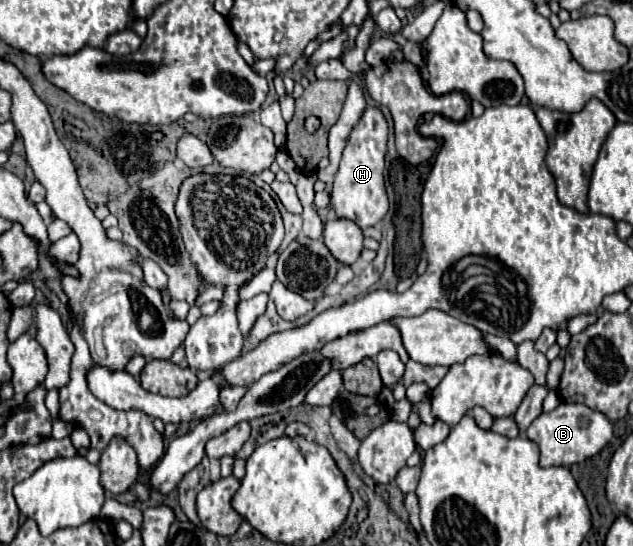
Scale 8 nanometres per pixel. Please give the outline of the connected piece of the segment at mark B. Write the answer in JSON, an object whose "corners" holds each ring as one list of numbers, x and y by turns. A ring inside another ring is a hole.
{"corners":[[561,402,553,412,537,416,525,434,541,450,539,466,571,466,595,456,613,438,613,422,603,412,587,408,585,404]]}

